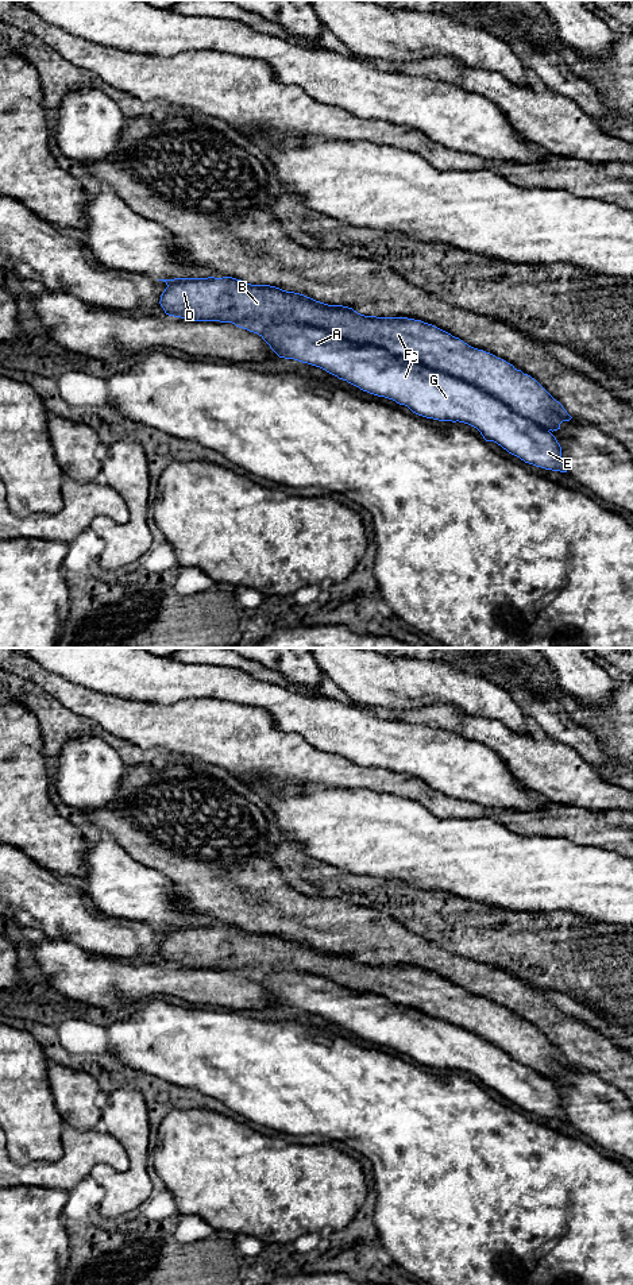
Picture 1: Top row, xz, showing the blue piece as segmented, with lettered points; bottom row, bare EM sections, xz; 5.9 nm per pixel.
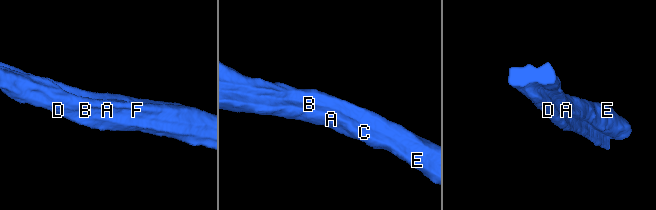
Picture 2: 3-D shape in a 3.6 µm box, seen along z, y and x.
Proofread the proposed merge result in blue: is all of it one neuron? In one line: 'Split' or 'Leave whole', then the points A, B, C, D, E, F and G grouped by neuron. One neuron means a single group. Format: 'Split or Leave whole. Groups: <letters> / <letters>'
Split. Groups: A C E G / B D F

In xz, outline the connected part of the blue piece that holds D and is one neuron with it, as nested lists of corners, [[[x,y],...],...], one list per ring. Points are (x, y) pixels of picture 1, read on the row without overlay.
[[[232,925],[223,926],[174,926],[163,929],[167,935],[161,944],[165,961],[194,969],[235,970],[252,969],[293,969],[319,975],[347,989],[366,995],[378,995],[395,1006],[410,1007],[439,1022],[449,1023],[485,1039],[487,1043],[506,1051],[513,1060],[533,1068],[548,1078],[560,1077],[563,1069],[572,1065],[534,1026],[517,1018],[506,1008],[483,997],[474,996],[451,981],[408,965],[364,964],[352,956],[328,953],[300,941],[286,939],[270,933],[251,933]]]

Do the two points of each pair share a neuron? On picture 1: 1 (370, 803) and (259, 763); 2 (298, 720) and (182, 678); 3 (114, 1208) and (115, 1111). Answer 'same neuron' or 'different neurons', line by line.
1: different neurons
2: same neuron
3: same neuron

